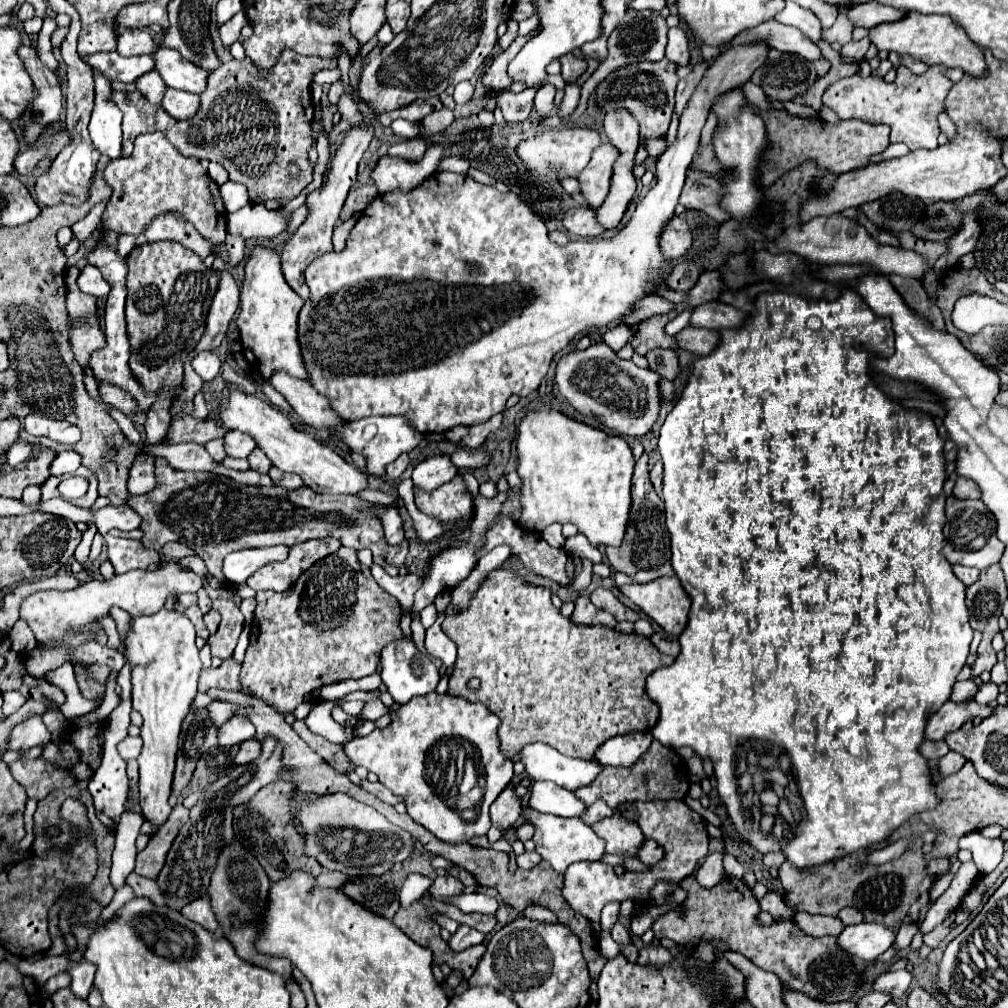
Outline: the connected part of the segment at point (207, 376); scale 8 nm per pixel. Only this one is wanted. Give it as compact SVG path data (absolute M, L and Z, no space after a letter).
M202 351L192 359L192 367L196 369L196 373L204 379L204 381L212 381L222 367L222 361L218 359L216 353L212 351Z

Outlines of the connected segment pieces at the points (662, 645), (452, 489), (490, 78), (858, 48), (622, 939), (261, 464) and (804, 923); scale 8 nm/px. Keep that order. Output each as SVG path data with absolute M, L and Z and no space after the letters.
M652 633L650 641L652 641L652 645L654 645L660 653L666 653L666 655L672 655L672 657L676 657L676 655L680 653L680 645L678 645L676 639L664 639L664 637Z
M458 475L442 487L434 489L432 493L418 491L416 507L424 515L438 519L442 525L450 525L450 531L460 531L462 527L458 523L468 521L474 515L472 495Z
M528 33L526 37L516 37L516 39L510 43L510 47L504 49L504 51L494 59L494 63L486 69L486 73L484 73L484 77L482 77L482 83L484 83L486 87L498 89L498 87L508 87L508 85L512 83L512 79L506 75L506 67L508 67L508 63L516 57L516 53L522 49L522 45L528 41L528 37L530 37L530 33Z
M864 37L864 39L860 39L860 41L850 41L850 43L846 43L840 53L842 53L844 57L862 61L864 55L866 55L866 51L868 51L868 47L870 47L870 41Z
M620 923L614 925L614 929L612 929L612 939L614 939L618 945L630 945L630 943L632 943L632 941L630 941L630 933L628 933L628 929L622 927Z
M254 449L254 453L250 453L248 461L250 461L250 469L260 471L260 473L268 473L268 469L270 469L270 465L272 465L270 459L268 459L260 449Z
M796 913L794 923L808 935L838 935L844 925L838 917L826 917L826 915L812 915L812 913Z

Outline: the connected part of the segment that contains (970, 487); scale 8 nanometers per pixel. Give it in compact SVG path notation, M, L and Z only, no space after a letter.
M958 477L956 485L954 485L954 497L958 497L958 499L978 499L980 491L976 489L976 483L972 483L970 479Z

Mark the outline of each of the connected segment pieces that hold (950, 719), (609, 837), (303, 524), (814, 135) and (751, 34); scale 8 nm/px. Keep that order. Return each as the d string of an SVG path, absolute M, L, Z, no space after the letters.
M974 699L964 701L964 703L954 703L946 701L926 723L926 739L930 741L940 741L946 735L958 731L966 719L972 717L988 717L992 713L992 707L980 705Z
M618 811L594 823L592 829L594 833L598 833L598 837L606 841L606 853L616 853L620 857L634 857L638 847L644 843L640 827Z
M160 467L154 475L156 487L150 493L128 497L126 501L126 505L142 517L142 545L160 551L166 543L184 543L206 563L208 573L220 583L226 581L226 577L222 577L222 559L230 551L278 543L292 547L308 539L324 537L336 537L344 547L356 551L368 547L374 555L374 563L392 577L398 575L398 567L404 565L408 541L388 547L382 523L366 511L368 501L358 499L356 495L316 493L306 485L292 491L284 487L242 485L224 475L180 473L172 467Z
M774 109L774 111L770 111L770 115L762 113L762 111L758 111L758 113L764 119L770 141L772 141L772 151L764 155L764 161L760 165L762 183L766 187L772 185L786 171L800 165L804 159L814 159L814 161L818 161L818 165L840 175L850 169L864 167L866 163L870 163L870 157L880 155L890 145L890 139L888 139L890 127L888 125L872 125L872 123L858 121L858 119L840 121L838 125L830 125L820 119L814 119L814 121L800 119L796 115L786 113L784 109Z
M768 21L762 27L756 27L752 31L744 31L730 45L740 45L740 43L756 43L756 41L766 41L772 49L784 51L784 53L796 53L804 59L816 61L822 59L820 49L800 31L788 25L782 25L778 21Z

